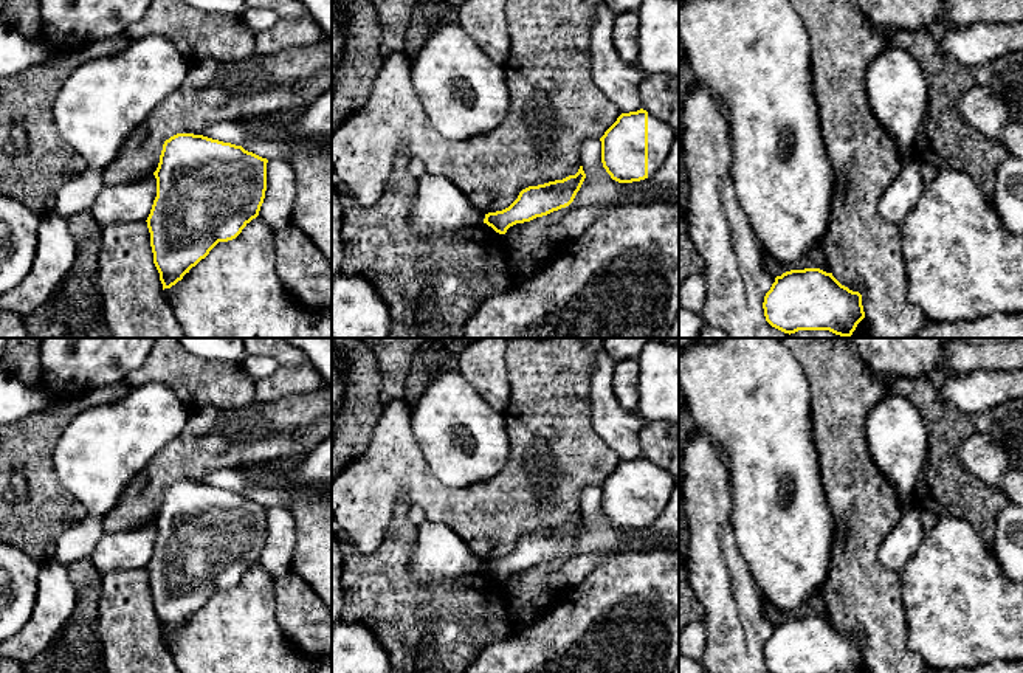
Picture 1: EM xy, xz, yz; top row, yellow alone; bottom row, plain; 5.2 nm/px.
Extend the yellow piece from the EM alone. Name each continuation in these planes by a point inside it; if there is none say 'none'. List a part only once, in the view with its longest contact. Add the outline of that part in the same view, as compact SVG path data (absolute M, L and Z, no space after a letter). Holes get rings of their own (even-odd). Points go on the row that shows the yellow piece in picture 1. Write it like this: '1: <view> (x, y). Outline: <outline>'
1: xz (661, 135). Outline: M648 113L648 177L653 177L665 161L676 138L673 127Z

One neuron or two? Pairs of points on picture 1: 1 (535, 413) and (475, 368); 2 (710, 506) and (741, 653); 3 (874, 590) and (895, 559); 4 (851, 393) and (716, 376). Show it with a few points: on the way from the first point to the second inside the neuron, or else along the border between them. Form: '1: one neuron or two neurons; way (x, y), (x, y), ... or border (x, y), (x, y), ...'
1: two neurons; border (507, 358), (509, 405), (502, 411)
2: one neuron; way (712, 543), (713, 560), (733, 603), (735, 616)
3: two neurons; border (890, 531), (878, 549), (878, 560), (898, 572)
4: two neurons; border (794, 355), (808, 380), (809, 410), (814, 424)

